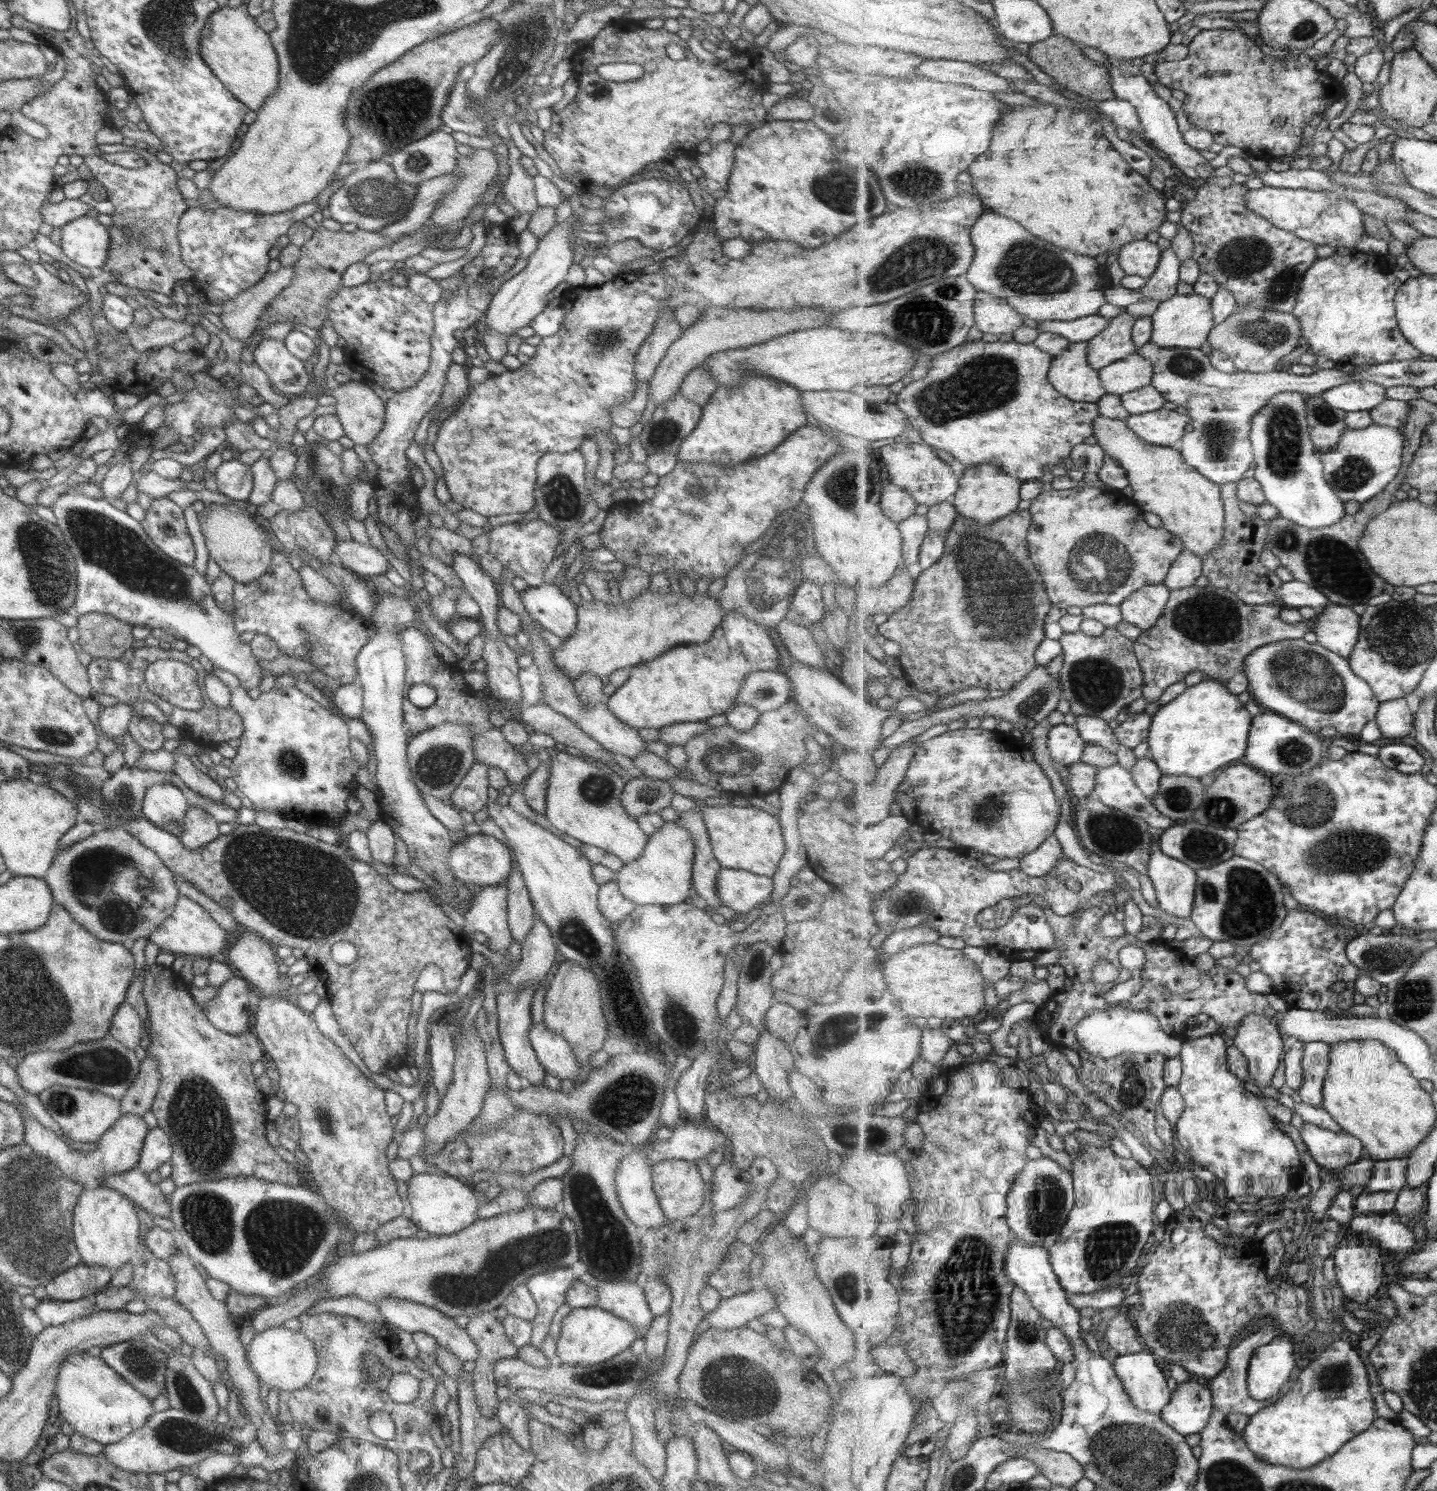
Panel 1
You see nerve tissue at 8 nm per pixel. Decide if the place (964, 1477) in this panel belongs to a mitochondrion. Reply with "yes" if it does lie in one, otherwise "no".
yes

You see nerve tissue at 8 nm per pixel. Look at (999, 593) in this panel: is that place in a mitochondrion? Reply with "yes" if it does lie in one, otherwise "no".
yes

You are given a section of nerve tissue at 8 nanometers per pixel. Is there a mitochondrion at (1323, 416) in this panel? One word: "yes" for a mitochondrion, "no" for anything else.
yes

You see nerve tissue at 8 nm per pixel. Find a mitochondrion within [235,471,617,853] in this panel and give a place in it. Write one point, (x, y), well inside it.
(438, 767)

